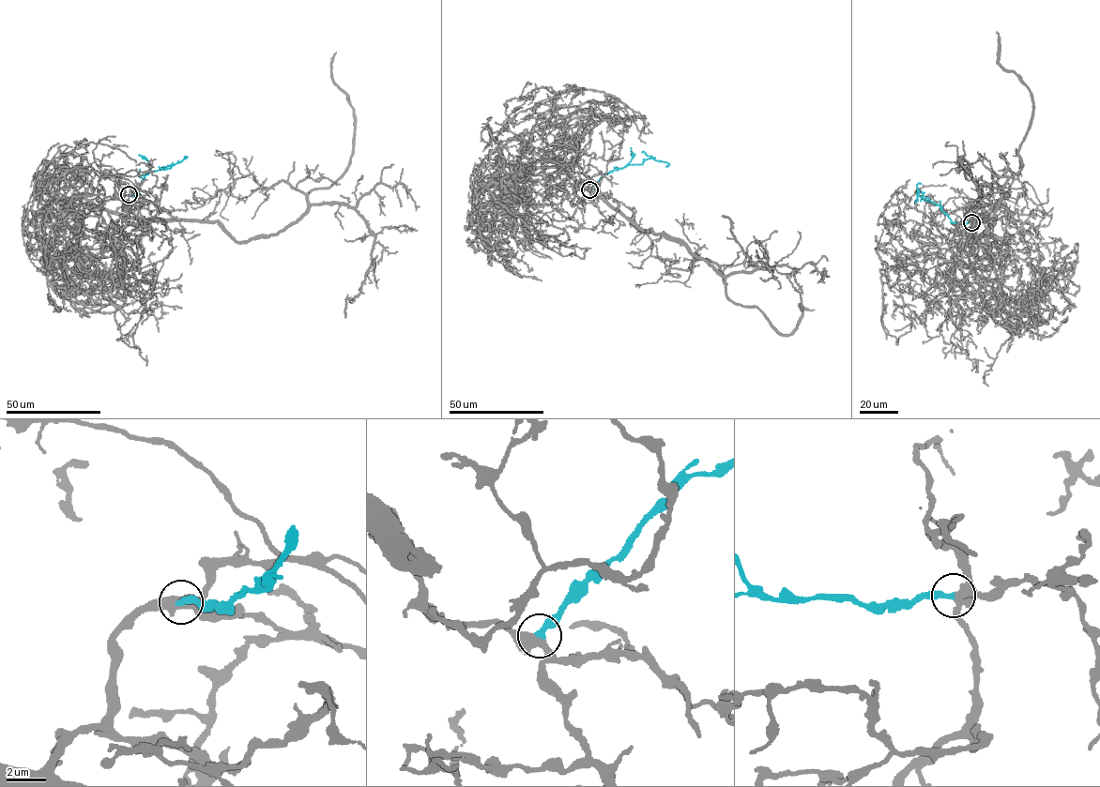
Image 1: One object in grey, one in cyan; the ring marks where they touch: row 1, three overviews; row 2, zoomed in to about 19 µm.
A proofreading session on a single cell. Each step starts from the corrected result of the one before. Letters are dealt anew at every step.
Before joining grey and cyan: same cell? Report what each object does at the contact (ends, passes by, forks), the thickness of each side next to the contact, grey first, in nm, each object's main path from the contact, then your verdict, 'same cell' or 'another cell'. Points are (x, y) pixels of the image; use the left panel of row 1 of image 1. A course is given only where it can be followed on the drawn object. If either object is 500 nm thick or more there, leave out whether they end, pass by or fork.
grey passes by; cyan ends there; 460 nm thick on the grey side, 320 nm on the other; grey runs (129, 195), (125, 216), (217, 221), (240, 242), (280, 233), (348, 165), (355, 115), (331, 76), (336, 52); cyan runs (129, 195), (137, 193), (146, 174), (179, 162), (184, 157); same cell

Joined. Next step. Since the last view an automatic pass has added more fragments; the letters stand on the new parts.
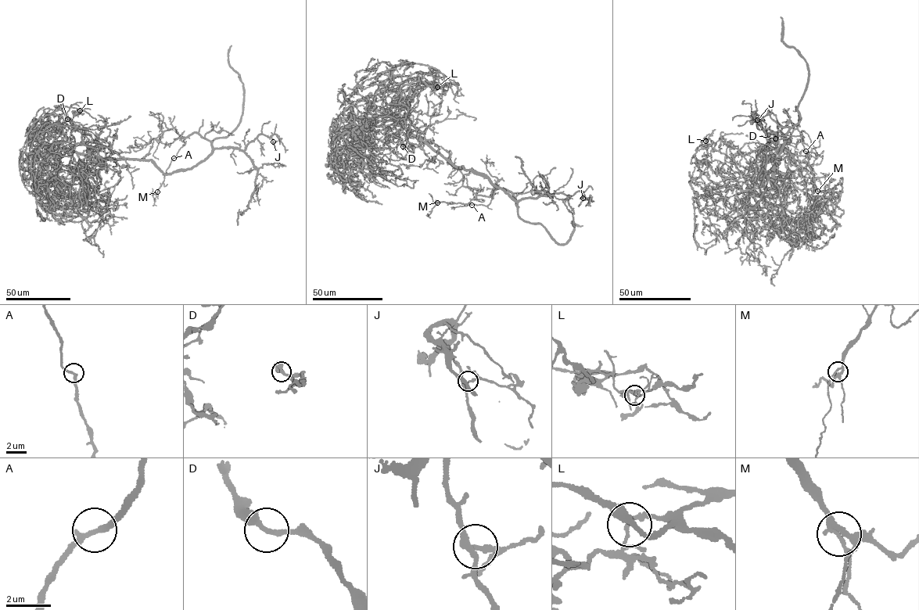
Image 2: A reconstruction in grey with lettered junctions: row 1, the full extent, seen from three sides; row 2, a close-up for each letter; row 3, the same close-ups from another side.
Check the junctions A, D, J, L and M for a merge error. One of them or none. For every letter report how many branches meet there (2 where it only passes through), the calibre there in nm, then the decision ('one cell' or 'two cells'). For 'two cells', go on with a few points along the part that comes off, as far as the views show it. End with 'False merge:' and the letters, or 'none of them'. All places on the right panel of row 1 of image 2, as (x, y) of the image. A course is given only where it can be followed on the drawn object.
A: branches 2; calibre 240 nm; one cell
D: branches 2; calibre 240 nm; one cell
J: branches 3; calibre 200 nm; one cell
L: branches 2; calibre 130 nm; two cells
M: branches 3; calibre 150 nm; one cell
False merge: L

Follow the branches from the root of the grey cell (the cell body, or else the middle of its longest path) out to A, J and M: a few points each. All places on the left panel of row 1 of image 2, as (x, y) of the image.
A: (123, 159), (150, 160), (165, 174), (192, 169), (206, 158), (211, 141), (192, 134), (174, 158)
J: (123, 159), (150, 160), (171, 174), (192, 169), (214, 148), (244, 150), (261, 134), (273, 141)
M: (123, 159), (150, 160), (171, 174), (206, 158), (211, 141), (195, 133), (187, 136), (157, 191)

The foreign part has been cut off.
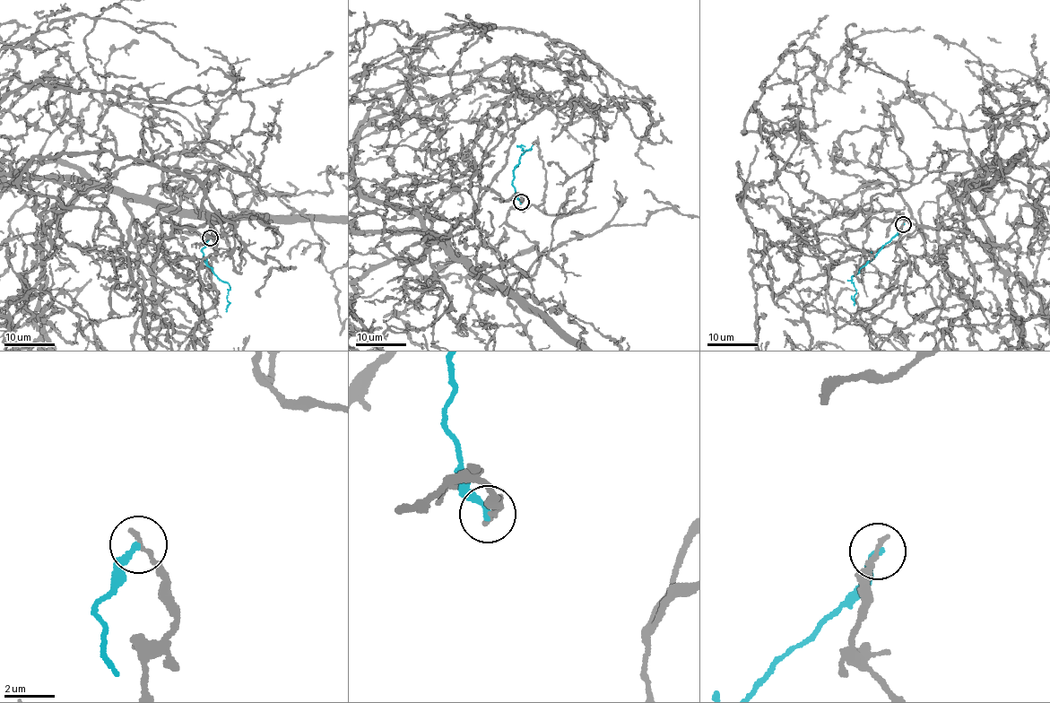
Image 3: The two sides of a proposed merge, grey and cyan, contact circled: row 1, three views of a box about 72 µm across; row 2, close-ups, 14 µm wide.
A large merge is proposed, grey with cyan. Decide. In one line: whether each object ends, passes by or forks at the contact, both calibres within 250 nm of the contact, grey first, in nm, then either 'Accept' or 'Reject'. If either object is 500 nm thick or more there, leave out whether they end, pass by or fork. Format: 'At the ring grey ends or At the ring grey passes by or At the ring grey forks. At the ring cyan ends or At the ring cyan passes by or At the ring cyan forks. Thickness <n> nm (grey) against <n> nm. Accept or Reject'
At the ring grey ends. At the ring cyan ends. Thickness 220 nm (grey) against 240 nm. Reject

